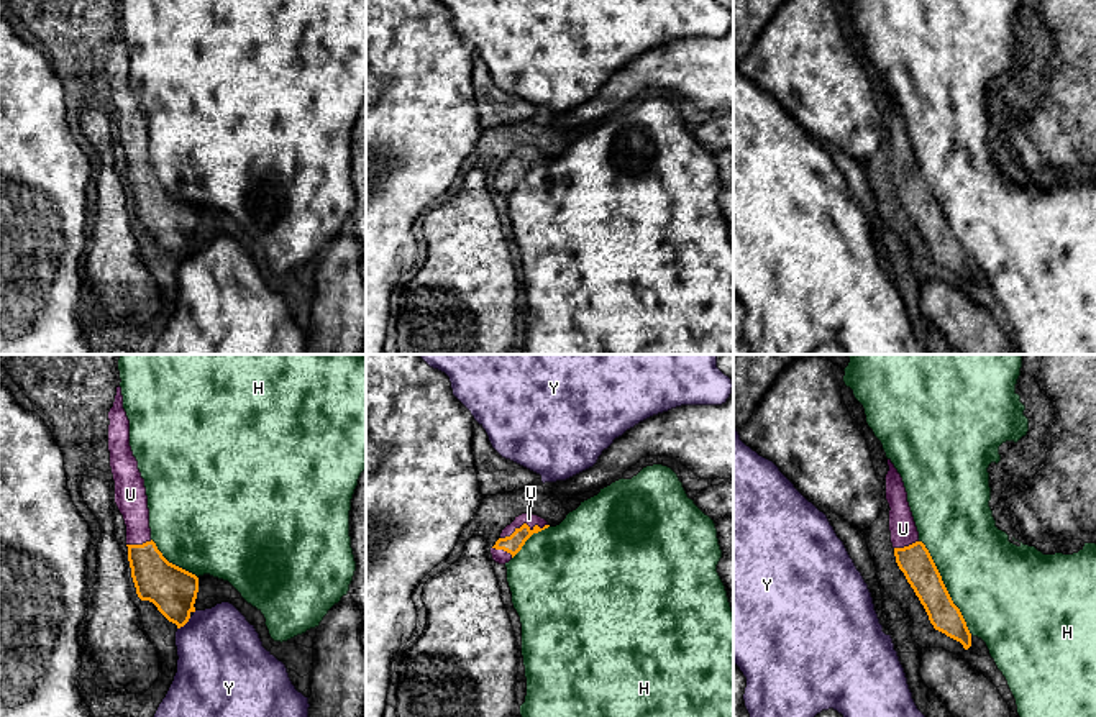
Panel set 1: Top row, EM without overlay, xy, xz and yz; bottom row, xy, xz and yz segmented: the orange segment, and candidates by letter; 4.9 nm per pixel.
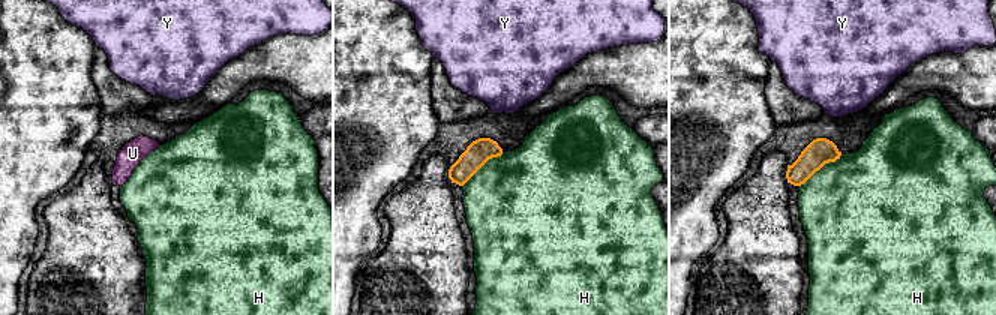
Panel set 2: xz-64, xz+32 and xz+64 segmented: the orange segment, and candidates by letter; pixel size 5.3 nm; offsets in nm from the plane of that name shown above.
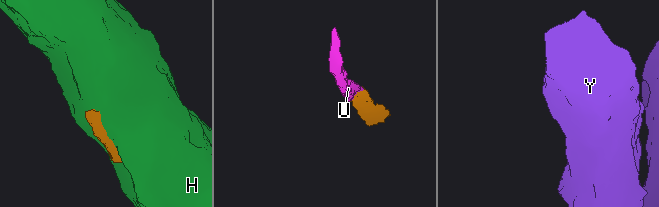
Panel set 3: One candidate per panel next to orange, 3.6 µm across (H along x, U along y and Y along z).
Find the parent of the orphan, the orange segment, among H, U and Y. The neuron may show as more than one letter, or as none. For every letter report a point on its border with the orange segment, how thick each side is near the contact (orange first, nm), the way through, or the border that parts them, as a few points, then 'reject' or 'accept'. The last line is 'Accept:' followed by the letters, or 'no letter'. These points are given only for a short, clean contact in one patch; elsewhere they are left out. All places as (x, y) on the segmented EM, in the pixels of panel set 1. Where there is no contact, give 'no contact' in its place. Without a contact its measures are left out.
H: meets orange in yz at (945, 588); 160 nm thick on the orange side, 440 nm on the other; reject
U: meets orange in xz at (524, 524); 90 nm thick on the orange side, 60 nm on the other; runs through xz (512, 543), (512, 537), (524, 524), (529, 519); accept
Y: meets orange in xy at (184, 624); 220 nm thick on the orange side, 420 nm on the other; reject
Accept: U

